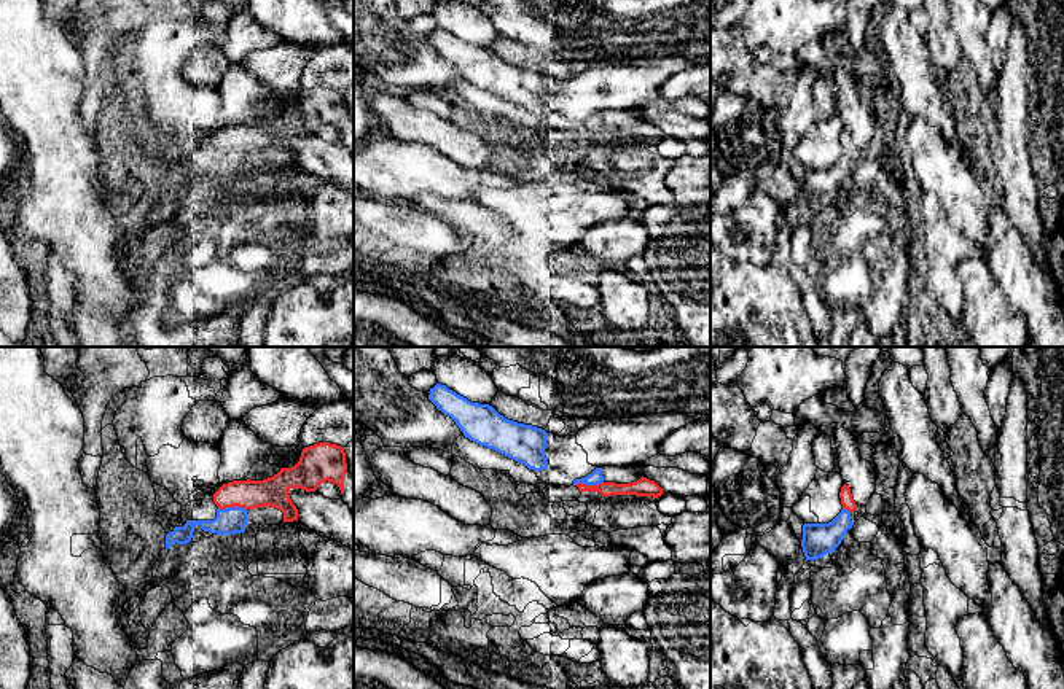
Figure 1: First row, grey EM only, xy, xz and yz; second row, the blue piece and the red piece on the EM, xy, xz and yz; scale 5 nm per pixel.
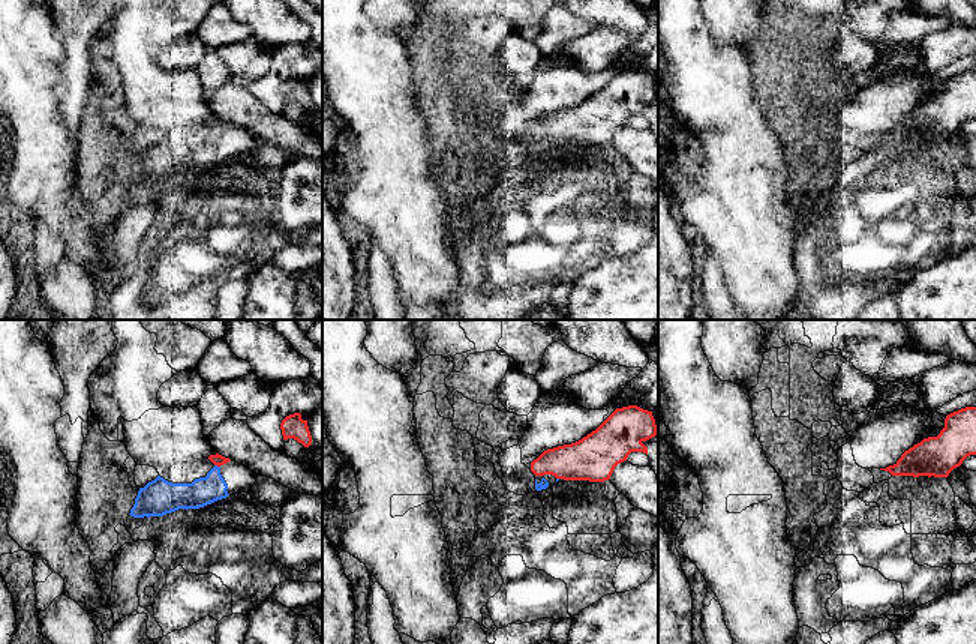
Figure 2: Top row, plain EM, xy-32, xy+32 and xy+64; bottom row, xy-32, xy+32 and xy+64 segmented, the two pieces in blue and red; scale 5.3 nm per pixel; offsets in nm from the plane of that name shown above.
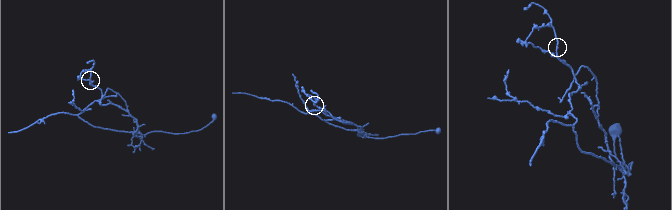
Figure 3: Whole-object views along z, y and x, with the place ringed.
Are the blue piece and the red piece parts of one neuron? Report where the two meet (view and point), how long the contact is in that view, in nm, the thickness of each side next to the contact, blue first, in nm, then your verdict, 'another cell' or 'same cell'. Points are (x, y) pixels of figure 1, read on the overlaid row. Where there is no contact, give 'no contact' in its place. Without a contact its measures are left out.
meets blue in xy at (234, 506); contact 140 nm long; 140 nm thick on the blue side, 150 nm on the other; same cell

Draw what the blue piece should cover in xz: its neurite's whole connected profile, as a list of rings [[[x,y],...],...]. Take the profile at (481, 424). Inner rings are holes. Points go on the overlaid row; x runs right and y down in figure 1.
[[[436,383],[428,393],[428,399],[436,409],[451,417],[470,441],[529,469],[548,468],[545,457],[548,433],[545,430],[508,420],[492,406],[471,403],[441,383]]]

